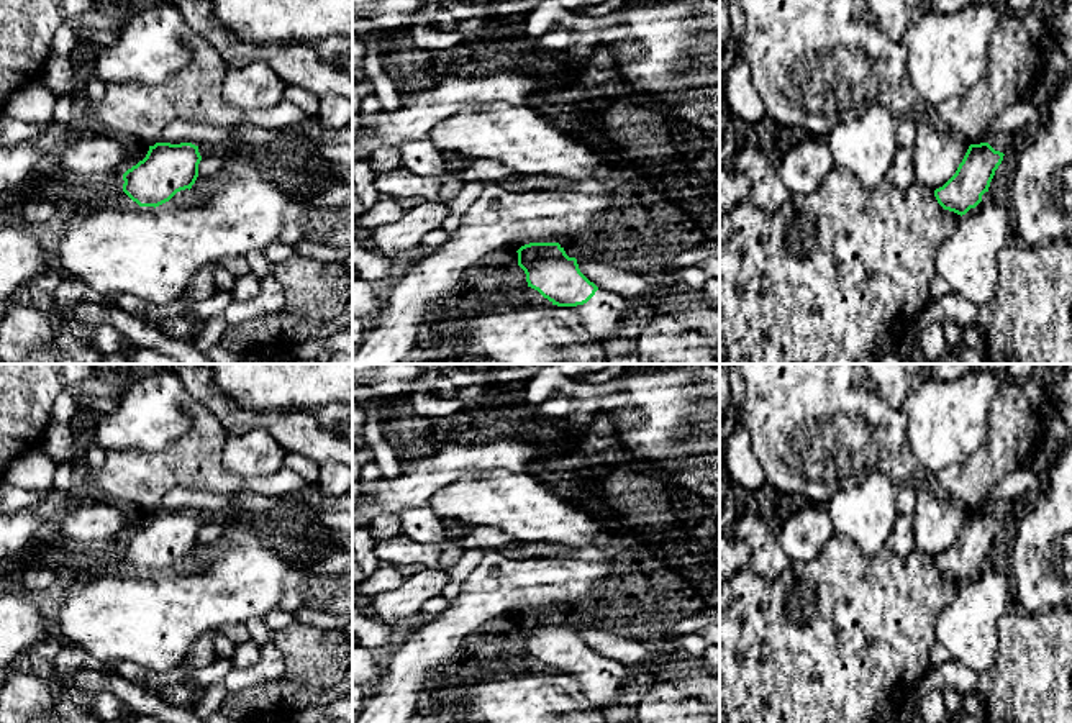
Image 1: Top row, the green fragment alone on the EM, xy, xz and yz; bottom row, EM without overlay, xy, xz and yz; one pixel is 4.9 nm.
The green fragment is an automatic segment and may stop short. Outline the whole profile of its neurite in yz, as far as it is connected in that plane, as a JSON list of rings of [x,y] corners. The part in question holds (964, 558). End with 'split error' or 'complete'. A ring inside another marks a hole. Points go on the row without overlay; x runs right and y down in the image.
[[[988,510],[970,512],[956,541],[934,557],[938,571],[961,584],[975,575],[982,569],[982,562],[988,559],[1003,523]]] | complete

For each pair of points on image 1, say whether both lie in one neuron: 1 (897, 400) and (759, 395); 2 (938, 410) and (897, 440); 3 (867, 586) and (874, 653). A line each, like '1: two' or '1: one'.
1: two
2: two
3: one

